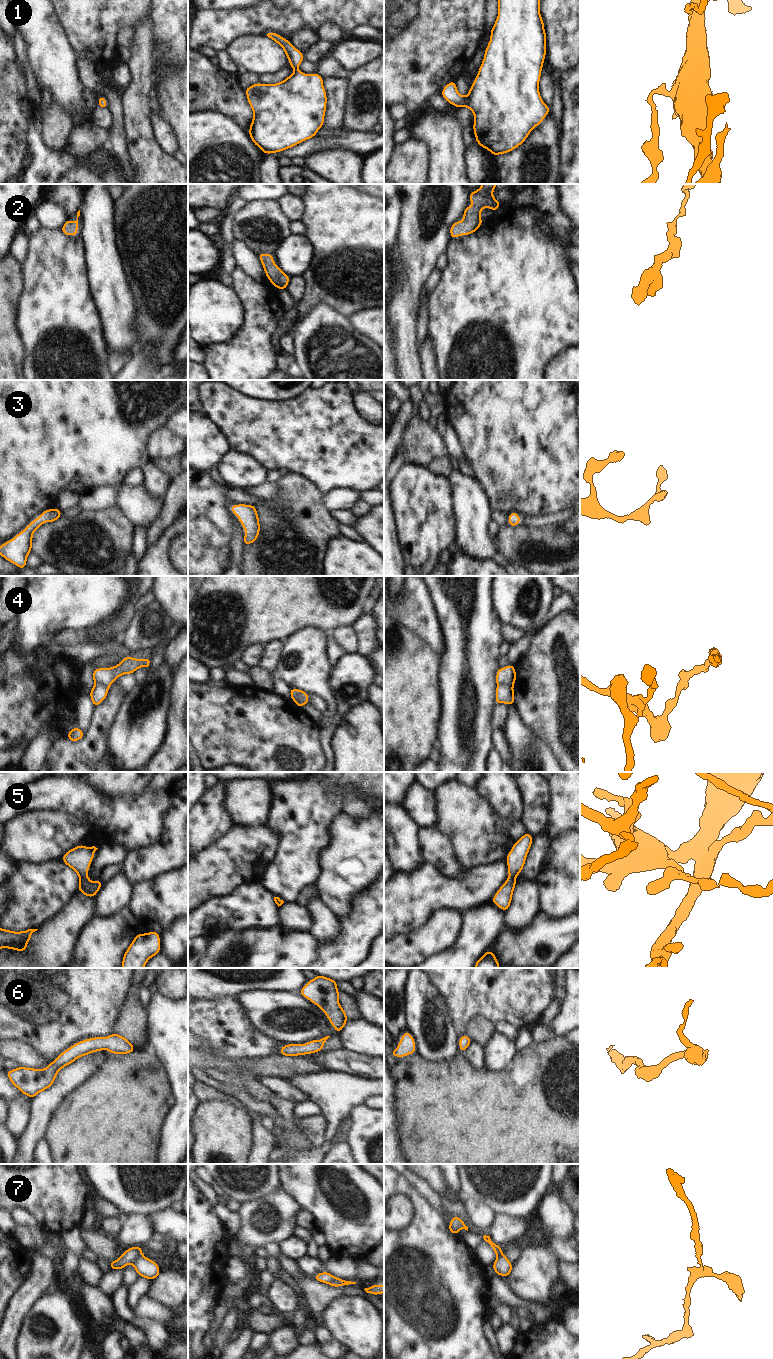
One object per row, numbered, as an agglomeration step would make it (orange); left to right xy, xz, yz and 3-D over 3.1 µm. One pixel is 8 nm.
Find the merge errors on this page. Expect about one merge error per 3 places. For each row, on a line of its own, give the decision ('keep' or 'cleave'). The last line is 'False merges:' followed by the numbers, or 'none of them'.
1: keep
2: keep
3: keep
4: cleave
5: keep
6: keep
7: cleave
False merges: 4, 7

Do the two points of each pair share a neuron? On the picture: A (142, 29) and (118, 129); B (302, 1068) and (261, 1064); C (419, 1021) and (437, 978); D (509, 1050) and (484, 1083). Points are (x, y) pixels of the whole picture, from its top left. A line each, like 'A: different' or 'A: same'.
A: different
B: same
C: different
D: different

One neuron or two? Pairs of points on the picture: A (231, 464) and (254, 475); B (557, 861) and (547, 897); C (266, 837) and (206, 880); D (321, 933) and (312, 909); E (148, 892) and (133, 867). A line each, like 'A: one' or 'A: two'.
A: one
B: one
C: one
D: one
E: two

